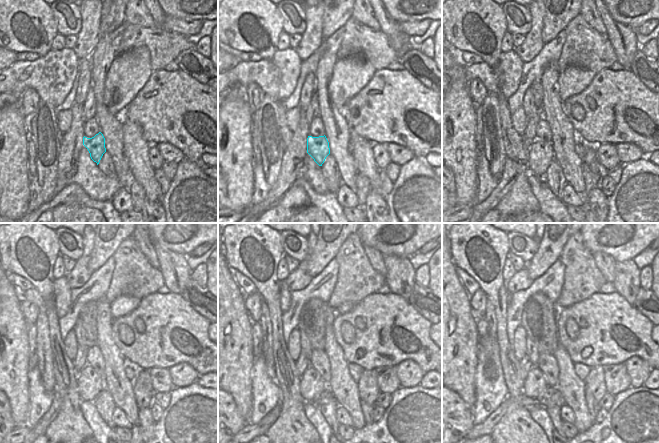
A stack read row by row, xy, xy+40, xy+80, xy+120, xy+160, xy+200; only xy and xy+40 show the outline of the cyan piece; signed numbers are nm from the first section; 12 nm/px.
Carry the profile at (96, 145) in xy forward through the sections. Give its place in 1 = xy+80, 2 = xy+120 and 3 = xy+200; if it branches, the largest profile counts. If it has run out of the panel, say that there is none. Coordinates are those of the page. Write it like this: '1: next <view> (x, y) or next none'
1: next xy+80 (541, 154)
2: next xy+120 (90, 382)
3: next xy+200 (535, 383)

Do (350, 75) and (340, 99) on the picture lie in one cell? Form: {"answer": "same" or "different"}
{"answer": "same"}

